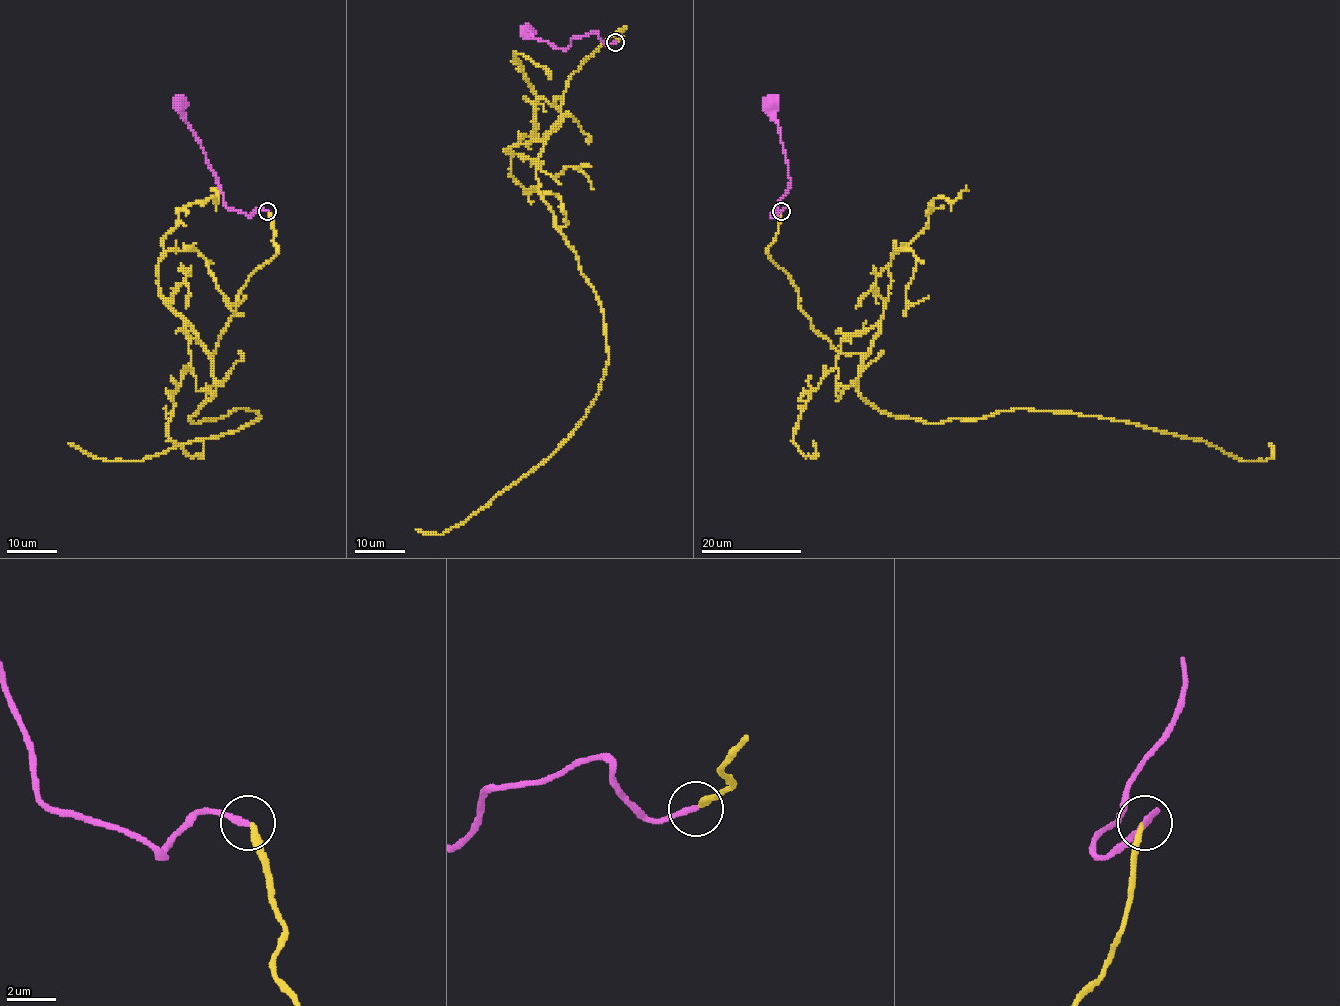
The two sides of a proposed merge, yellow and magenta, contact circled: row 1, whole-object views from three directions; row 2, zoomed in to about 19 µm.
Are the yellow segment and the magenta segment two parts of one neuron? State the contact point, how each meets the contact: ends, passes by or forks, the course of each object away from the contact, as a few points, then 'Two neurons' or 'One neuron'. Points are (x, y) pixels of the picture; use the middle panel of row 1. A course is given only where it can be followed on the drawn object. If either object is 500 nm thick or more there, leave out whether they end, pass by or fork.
Place: (615, 42). At the ring yellow ends. At the ring magenta ends. Course of yellow: (615, 42), (625, 28), (570, 77), (536, 179), (603, 313), (595, 400), (573, 433), (462, 522), (415, 530). Course of magenta: (615, 42), (605, 44), (595, 32), (576, 37), (565, 50), (533, 35), (525, 38), (526, 33). Two neurons

